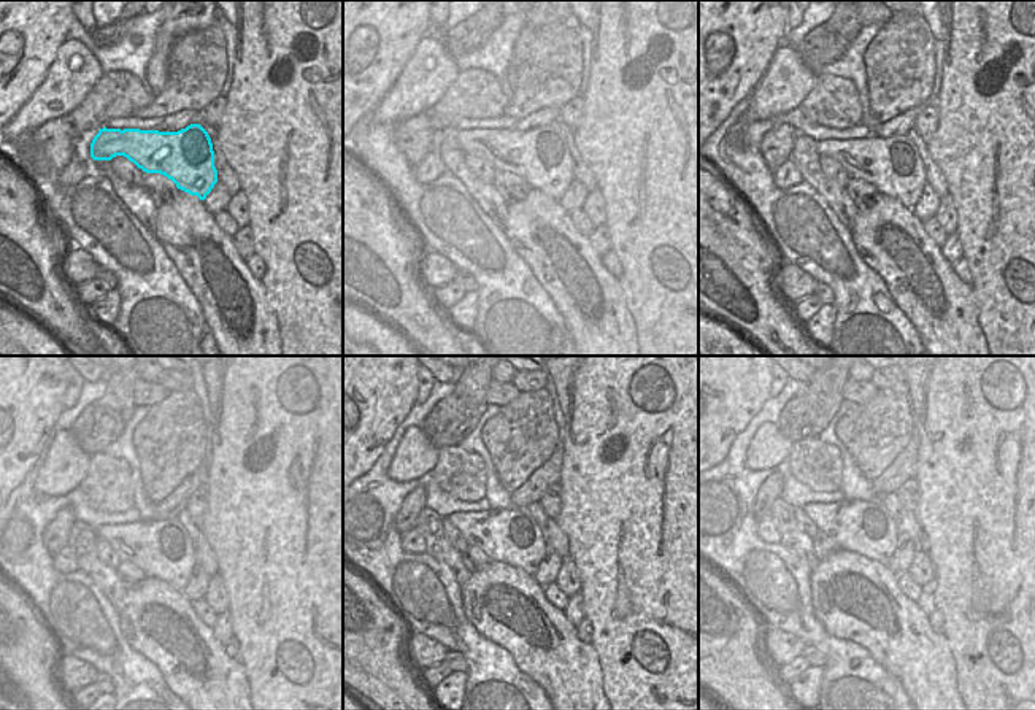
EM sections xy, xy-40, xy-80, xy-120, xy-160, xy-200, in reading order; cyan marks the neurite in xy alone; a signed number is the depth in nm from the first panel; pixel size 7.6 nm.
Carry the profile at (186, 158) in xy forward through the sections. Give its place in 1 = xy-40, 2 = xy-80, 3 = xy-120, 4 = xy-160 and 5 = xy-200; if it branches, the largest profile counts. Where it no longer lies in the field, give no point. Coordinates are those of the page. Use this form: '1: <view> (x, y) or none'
1: xy-40 (540, 156)
2: xy-80 (894, 165)
3: xy-120 (153, 531)
4: xy-160 (511, 536)
5: xy-200 (865, 528)

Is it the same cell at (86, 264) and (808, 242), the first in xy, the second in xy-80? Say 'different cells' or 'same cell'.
different cells

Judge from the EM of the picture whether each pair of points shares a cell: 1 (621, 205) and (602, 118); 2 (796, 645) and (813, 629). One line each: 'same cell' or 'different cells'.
1: same cell
2: different cells

